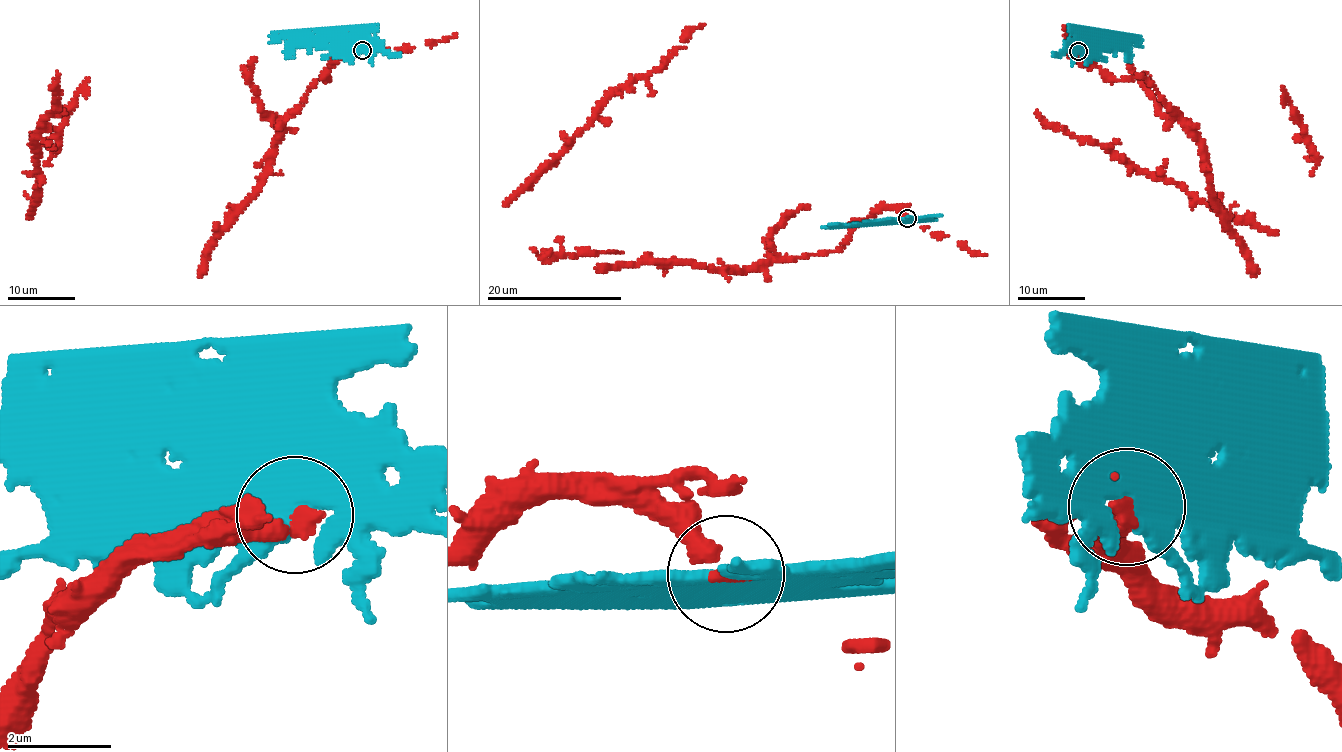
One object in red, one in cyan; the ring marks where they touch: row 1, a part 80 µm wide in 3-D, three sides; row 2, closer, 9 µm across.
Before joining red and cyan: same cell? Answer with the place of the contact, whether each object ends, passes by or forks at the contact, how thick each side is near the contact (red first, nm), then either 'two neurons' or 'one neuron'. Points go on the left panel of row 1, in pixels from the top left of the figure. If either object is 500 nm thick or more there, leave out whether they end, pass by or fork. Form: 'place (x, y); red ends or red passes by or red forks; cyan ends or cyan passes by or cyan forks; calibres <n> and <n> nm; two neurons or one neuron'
place (362, 50); calibres 360 and 650 nm; two neurons

